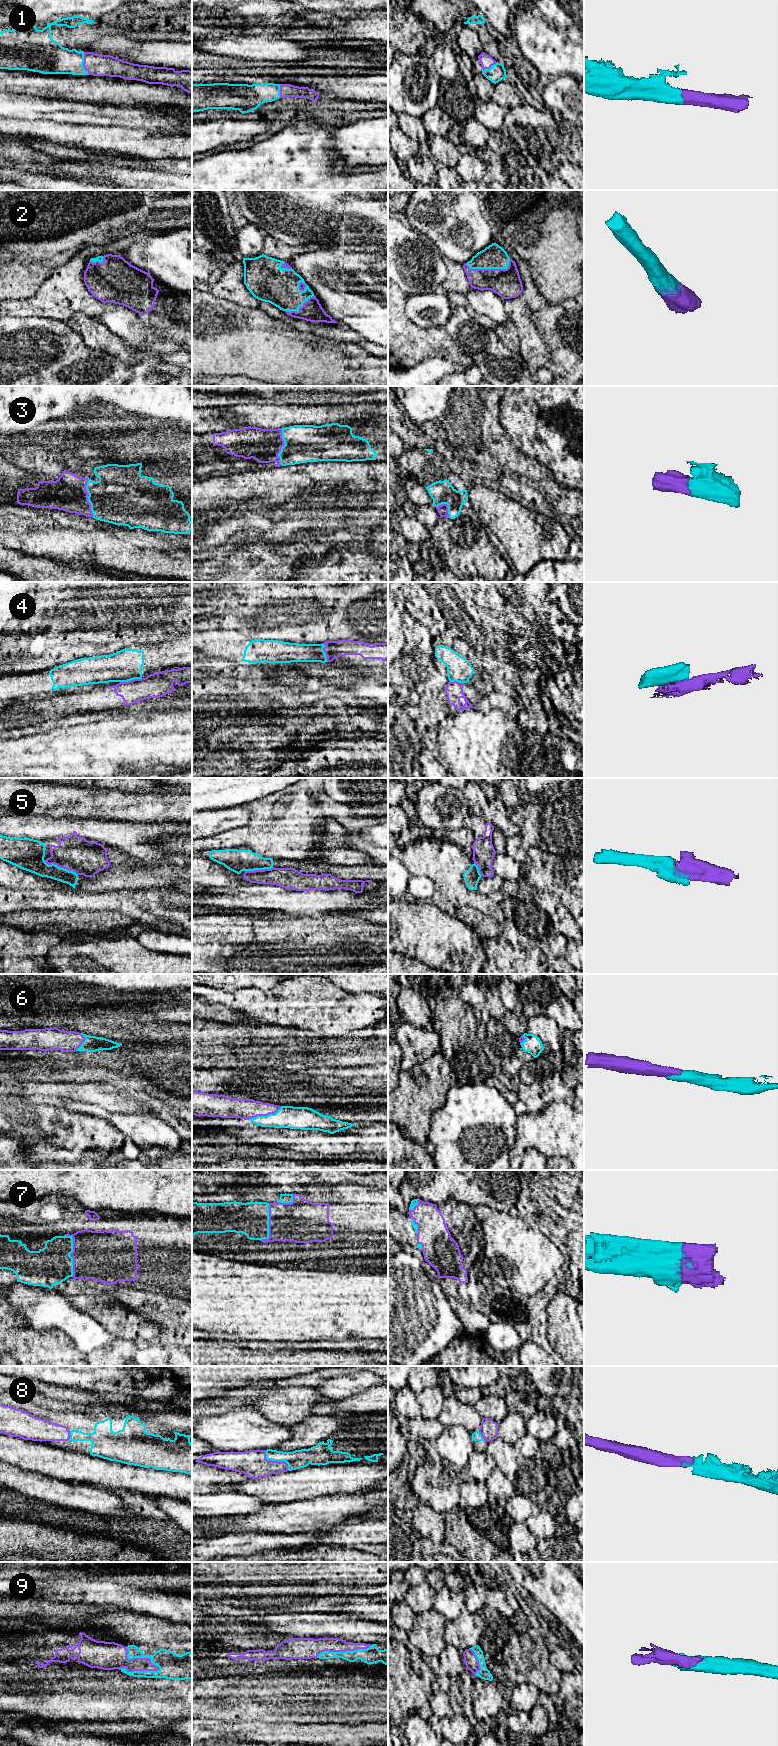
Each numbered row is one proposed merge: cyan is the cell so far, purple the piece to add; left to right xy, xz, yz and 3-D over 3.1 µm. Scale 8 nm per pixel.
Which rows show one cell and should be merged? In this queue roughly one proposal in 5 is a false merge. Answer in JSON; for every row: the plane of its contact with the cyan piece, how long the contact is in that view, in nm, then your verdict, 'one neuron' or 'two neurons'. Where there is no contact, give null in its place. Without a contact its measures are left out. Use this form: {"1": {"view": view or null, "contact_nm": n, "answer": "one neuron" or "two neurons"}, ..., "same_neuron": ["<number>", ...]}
{"1": {"view": "xy", "contact_nm": 190, "answer": "one neuron"}, "2": {"view": "yz", "contact_nm": 360, "answer": "one neuron"}, "3": {"view": "xy", "contact_nm": 320, "answer": "one neuron"}, "4": {"view": "xy", "contact_nm": 180, "answer": "two neurons"}, "5": {"view": "xy", "contact_nm": 300, "answer": "one neuron"}, "6": {"view": "xz", "contact_nm": 300, "answer": "one neuron"}, "7": {"view": "xy", "contact_nm": 360, "answer": "one neuron"}, "8": {"view": "xz", "contact_nm": 260, "answer": "one neuron"}, "9": {"view": "xy", "contact_nm": 340, "answer": "one neuron"}, "same_neuron": ["1", "2", "3", "5", "6", "7", "8", "9"]}

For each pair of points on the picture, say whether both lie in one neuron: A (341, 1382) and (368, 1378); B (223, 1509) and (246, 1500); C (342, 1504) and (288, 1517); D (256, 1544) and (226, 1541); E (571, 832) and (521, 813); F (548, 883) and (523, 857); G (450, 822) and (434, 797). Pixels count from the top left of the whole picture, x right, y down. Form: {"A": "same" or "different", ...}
{"A": "same", "B": "same", "C": "same", "D": "same", "E": "same", "F": "different", "G": "same"}

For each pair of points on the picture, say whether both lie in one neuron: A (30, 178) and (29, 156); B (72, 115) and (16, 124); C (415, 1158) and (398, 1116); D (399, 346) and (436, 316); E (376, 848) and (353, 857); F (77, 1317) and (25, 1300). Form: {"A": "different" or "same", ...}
{"A": "different", "B": "different", "C": "different", "D": "different", "E": "different", "F": "same"}

